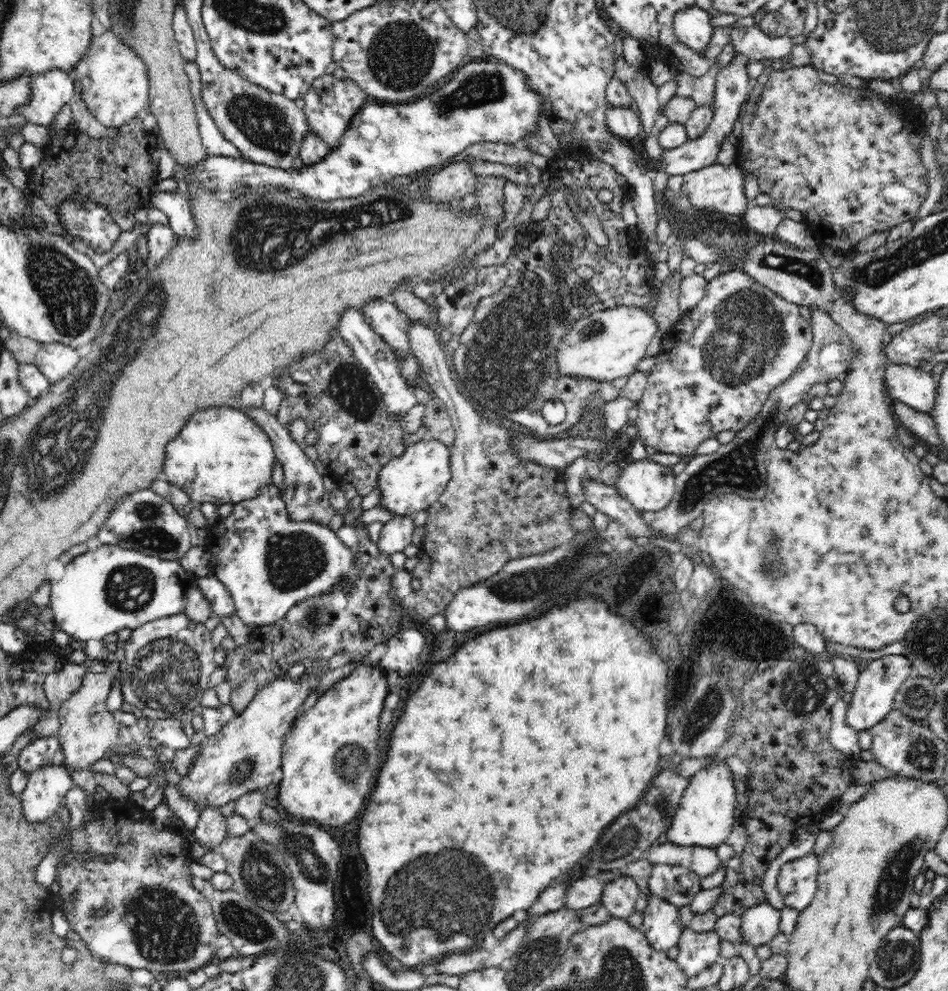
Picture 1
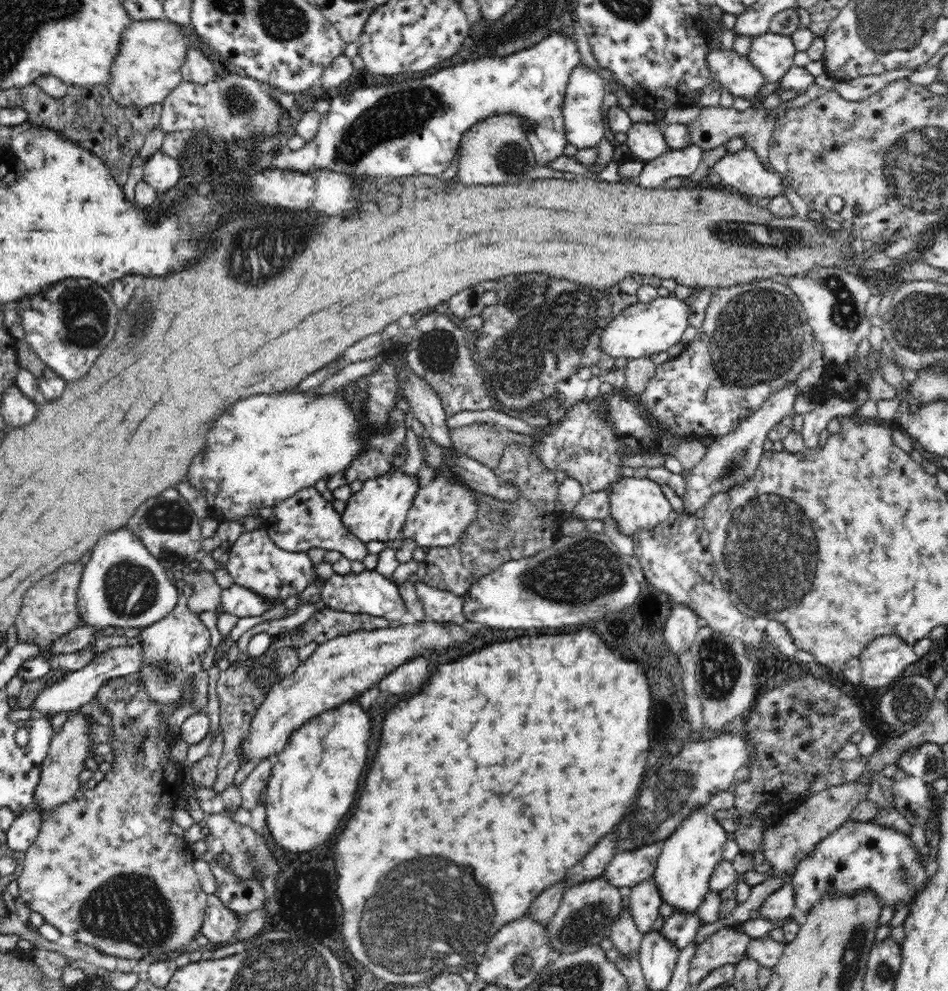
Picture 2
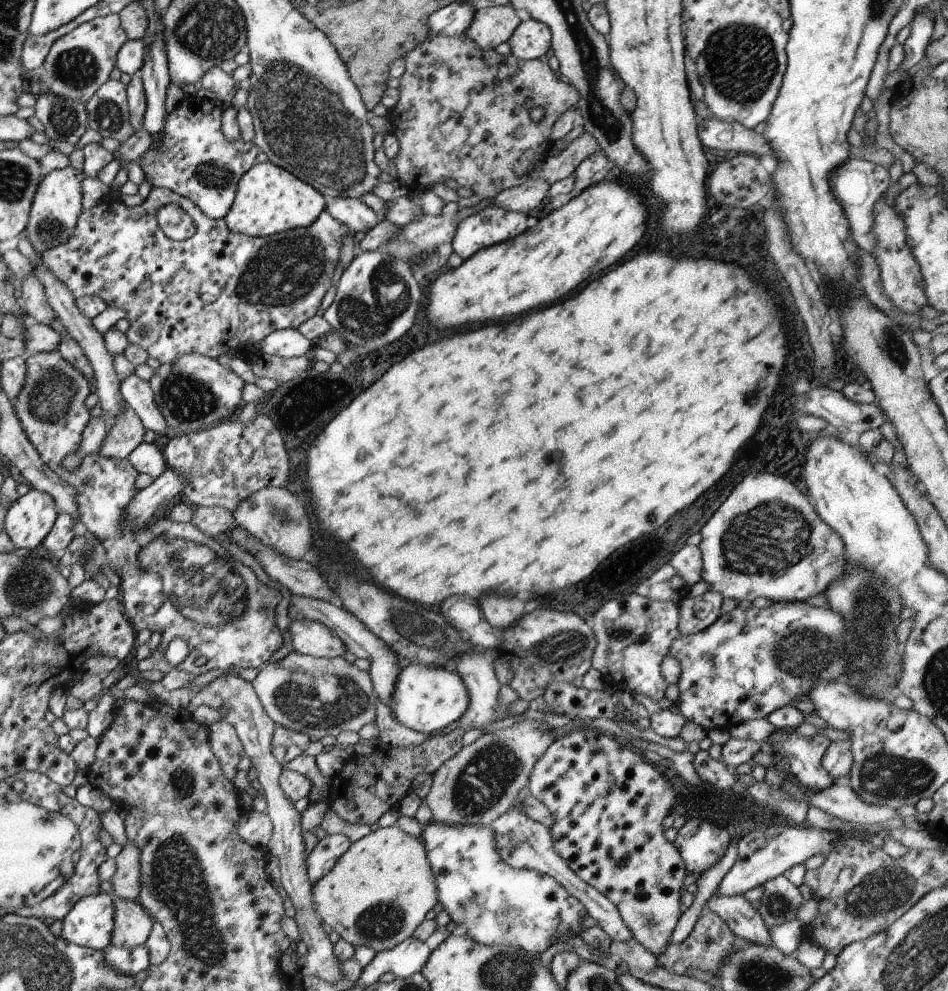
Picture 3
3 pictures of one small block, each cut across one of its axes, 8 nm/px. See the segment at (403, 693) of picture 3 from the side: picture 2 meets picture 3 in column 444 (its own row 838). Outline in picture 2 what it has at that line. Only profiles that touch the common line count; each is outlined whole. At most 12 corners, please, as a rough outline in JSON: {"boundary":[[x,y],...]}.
{"boundary":[[707,806],[658,846],[650,877],[697,914],[729,839]]}

